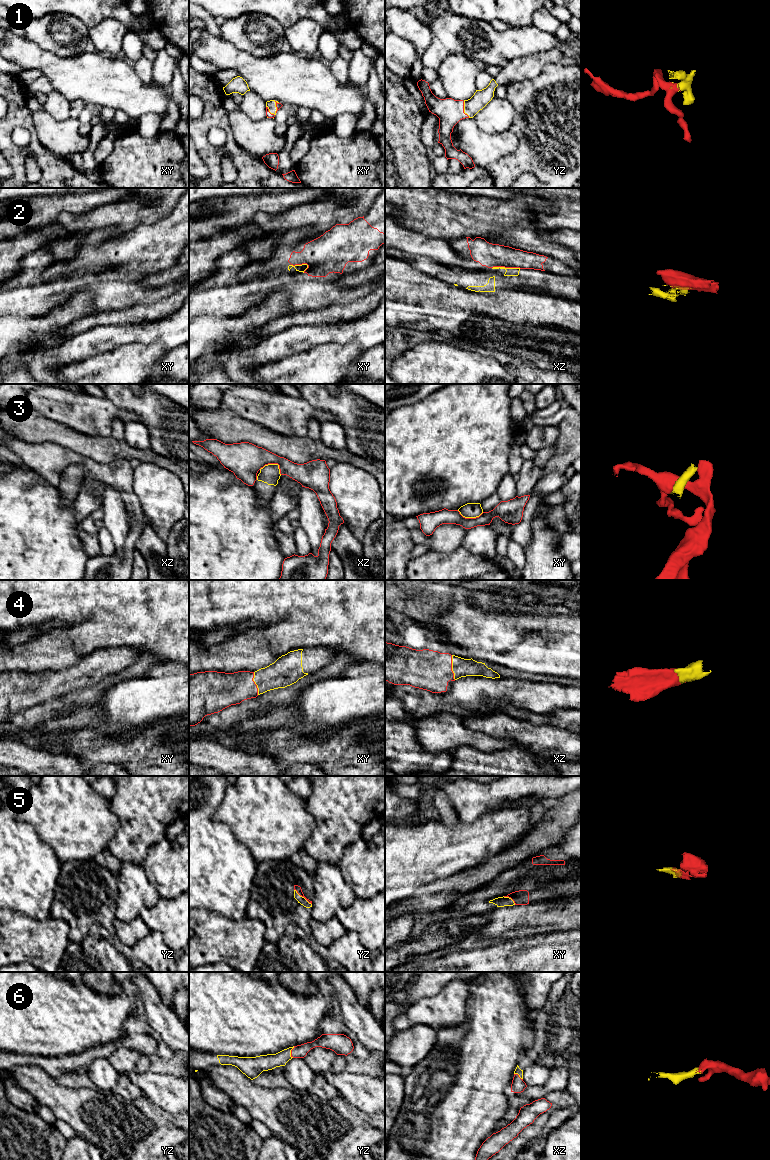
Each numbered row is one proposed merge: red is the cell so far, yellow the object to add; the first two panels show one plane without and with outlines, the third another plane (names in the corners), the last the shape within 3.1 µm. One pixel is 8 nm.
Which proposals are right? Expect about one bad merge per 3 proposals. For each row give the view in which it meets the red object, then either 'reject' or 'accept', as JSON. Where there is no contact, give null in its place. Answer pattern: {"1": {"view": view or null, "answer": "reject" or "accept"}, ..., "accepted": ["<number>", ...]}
{"1": {"view": "yz", "answer": "accept"}, "2": {"view": "xz", "answer": "reject"}, "3": {"view": "xz", "answer": "reject"}, "4": {"view": "xz", "answer": "accept"}, "5": {"view": "yz", "answer": "accept"}, "6": {"view": "yz", "answer": "accept"}, "accepted": ["1", "4", "5", "6"]}

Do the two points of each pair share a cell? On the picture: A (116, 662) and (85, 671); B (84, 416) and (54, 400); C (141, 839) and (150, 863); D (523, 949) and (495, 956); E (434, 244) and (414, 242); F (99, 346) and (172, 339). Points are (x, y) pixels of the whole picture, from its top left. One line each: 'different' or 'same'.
A: same
B: same
C: different
D: same
E: same
F: same

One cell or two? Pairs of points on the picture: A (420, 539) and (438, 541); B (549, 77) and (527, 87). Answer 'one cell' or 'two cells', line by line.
A: one cell
B: one cell

